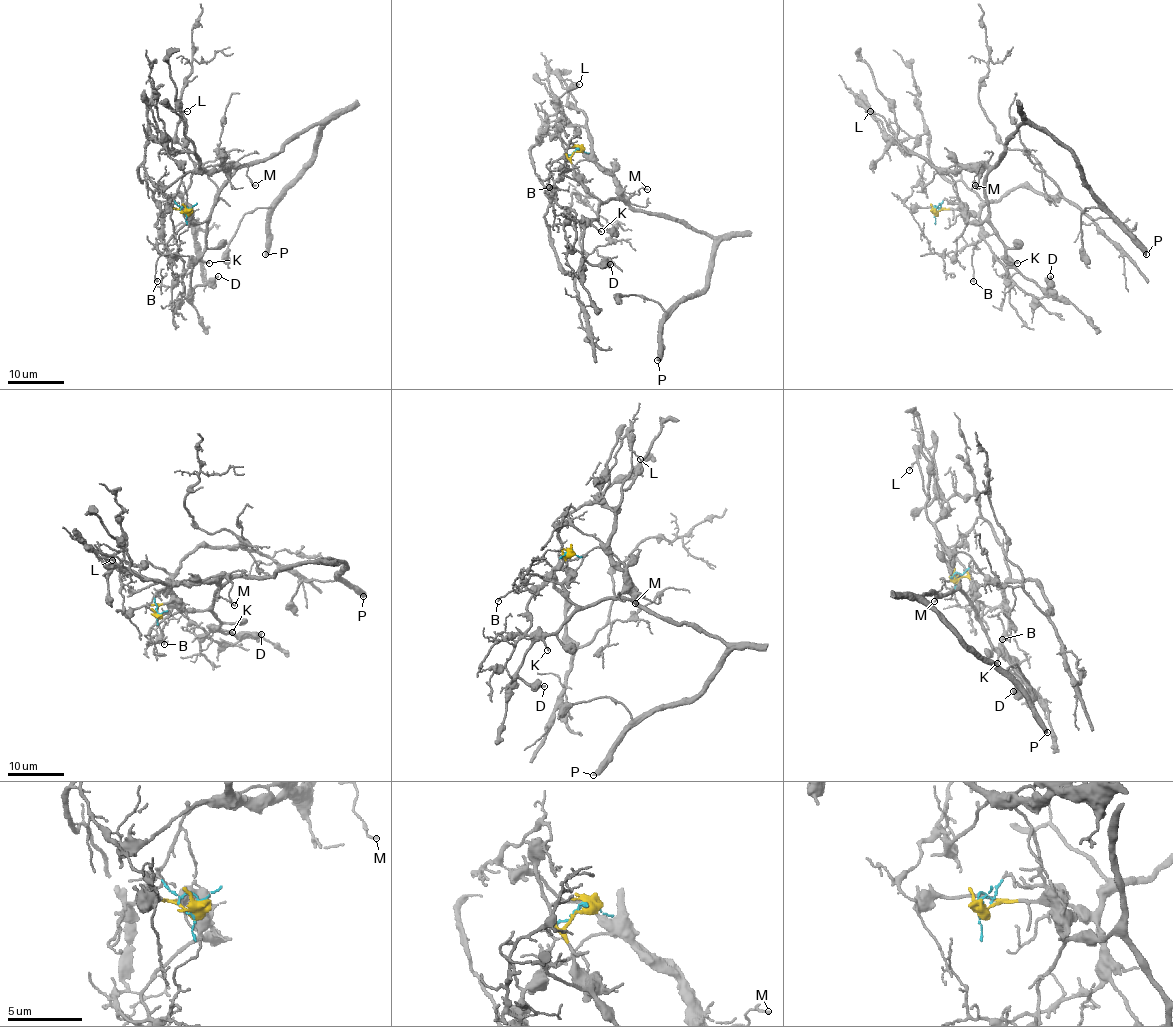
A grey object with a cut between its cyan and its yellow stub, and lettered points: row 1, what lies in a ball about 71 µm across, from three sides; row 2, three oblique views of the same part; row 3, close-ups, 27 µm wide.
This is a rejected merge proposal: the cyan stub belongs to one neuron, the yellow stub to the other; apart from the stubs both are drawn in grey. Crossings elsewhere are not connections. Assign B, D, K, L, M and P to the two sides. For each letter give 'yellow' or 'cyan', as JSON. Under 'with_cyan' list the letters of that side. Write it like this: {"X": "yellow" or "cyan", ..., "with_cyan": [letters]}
{"B": "cyan", "D": "yellow", "K": "yellow", "L": "yellow", "M": "yellow", "P": "yellow", "with_cyan": ["B"]}

